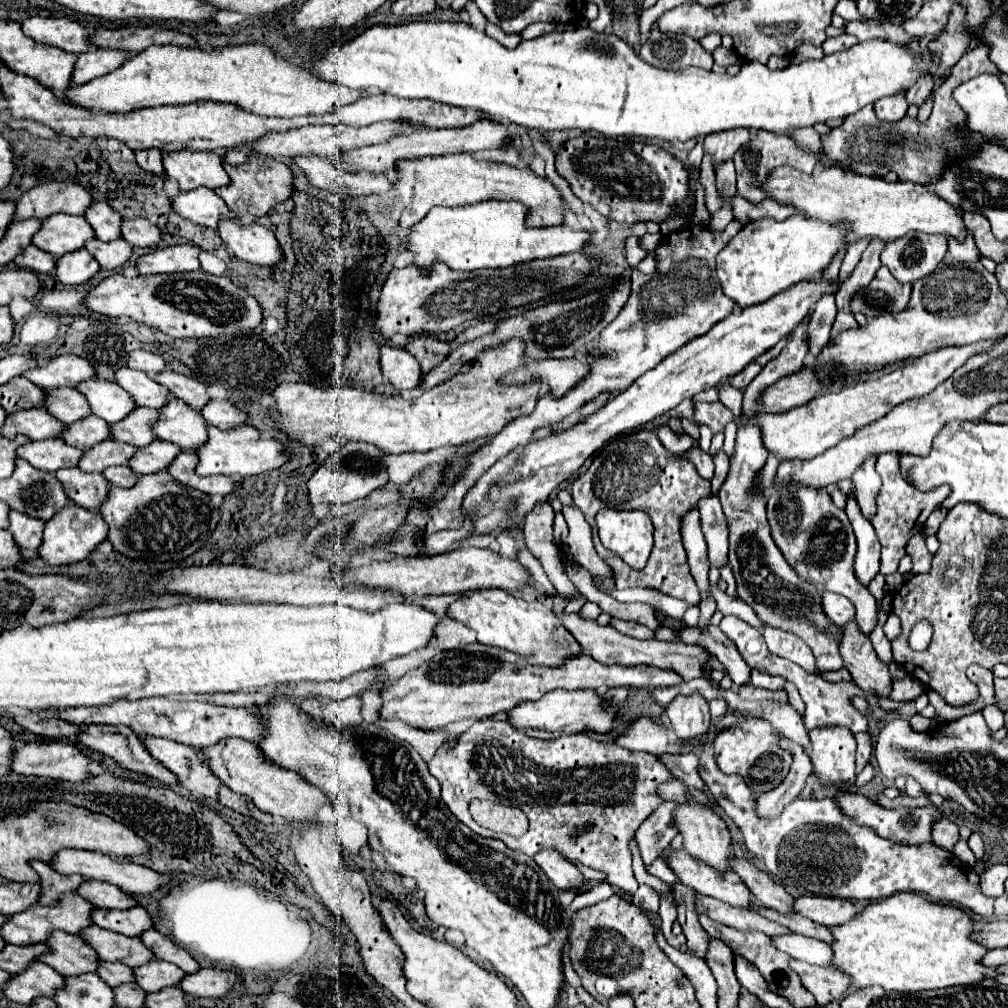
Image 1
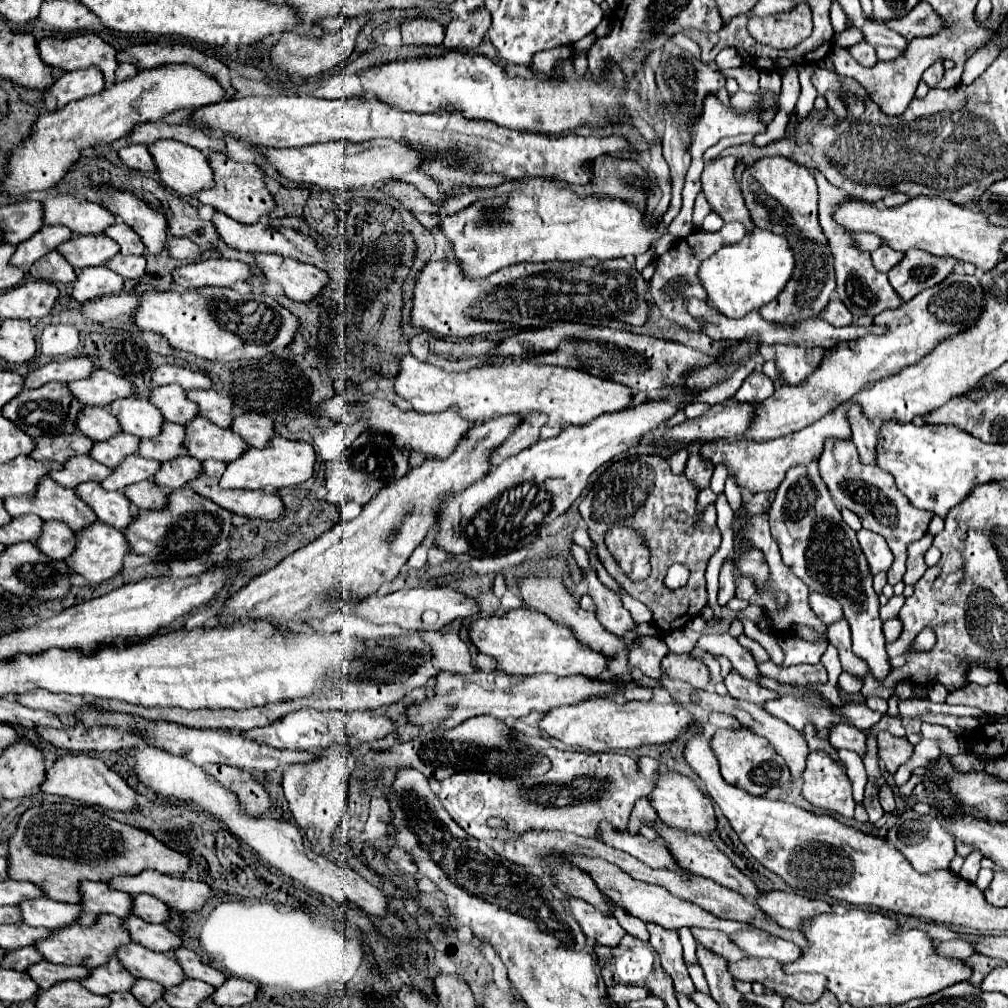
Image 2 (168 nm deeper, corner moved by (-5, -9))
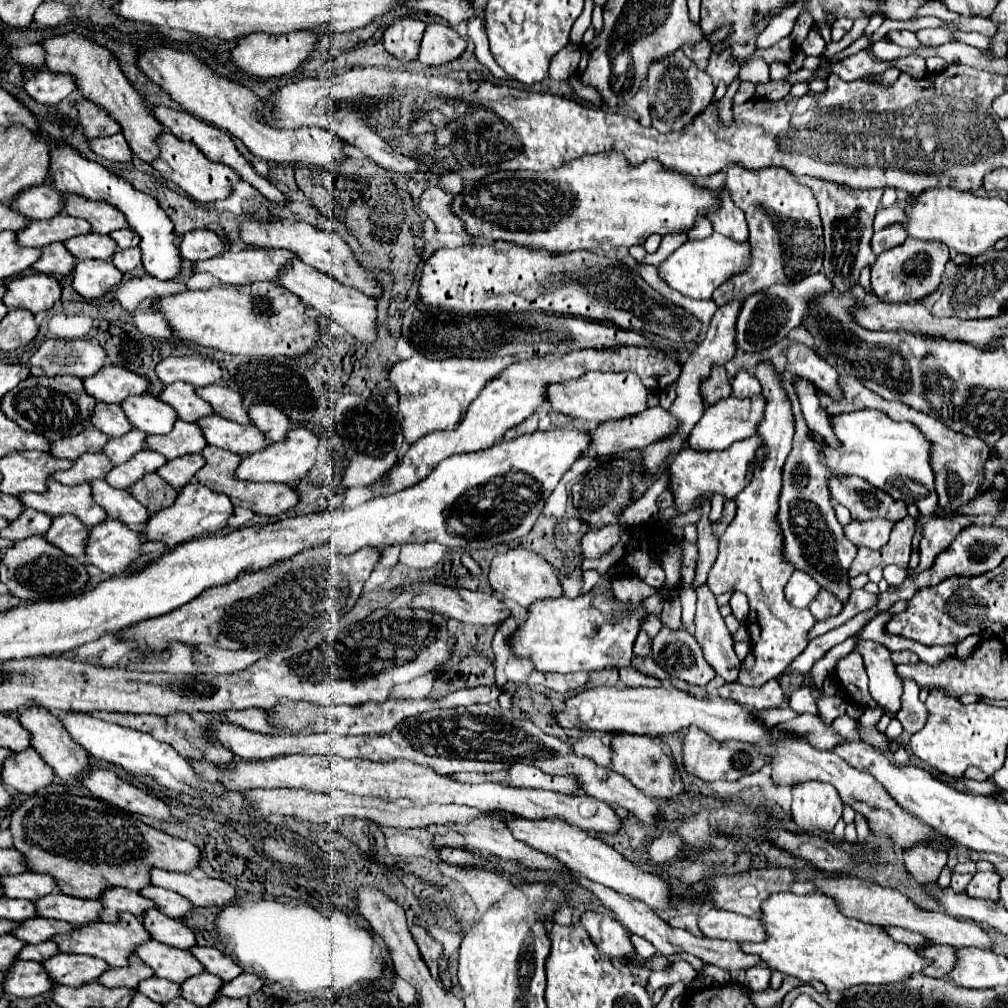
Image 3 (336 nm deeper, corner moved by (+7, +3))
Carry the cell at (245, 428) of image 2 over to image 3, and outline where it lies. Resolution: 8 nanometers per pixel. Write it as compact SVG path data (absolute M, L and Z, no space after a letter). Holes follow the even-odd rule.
M253 404L247 408L249 420L257 426L269 442L279 442L293 428L293 422L277 408L267 404Z

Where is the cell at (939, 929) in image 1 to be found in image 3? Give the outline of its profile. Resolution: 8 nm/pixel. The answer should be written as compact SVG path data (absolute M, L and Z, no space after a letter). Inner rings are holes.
M777 892L773 896L769 896L763 902L763 924L767 928L769 938L763 944L741 944L743 950L747 954L757 954L761 956L761 960L773 968L779 970L783 974L795 976L799 980L811 982L811 980L821 980L827 990L847 990L851 986L857 984L895 984L895 982L905 982L909 980L913 974L923 972L929 966L929 958L921 958L917 954L917 950L895 942L883 928L873 926L873 924L865 924L861 920L849 918L845 916L837 902L831 896L825 896L821 892L815 894L793 894L793 892Z

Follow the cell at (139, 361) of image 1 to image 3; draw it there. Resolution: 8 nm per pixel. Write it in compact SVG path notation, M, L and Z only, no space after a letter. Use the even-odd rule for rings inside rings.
M169 356L155 366L155 374L163 384L181 380L191 386L207 386L221 380L221 368L215 360L201 356Z

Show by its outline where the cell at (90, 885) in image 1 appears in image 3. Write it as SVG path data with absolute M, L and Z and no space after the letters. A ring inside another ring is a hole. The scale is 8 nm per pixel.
M147 886L143 890L139 890L141 896L149 898L155 902L155 908L159 912L163 912L165 916L169 918L181 918L189 912L191 904L187 898L183 898L181 894L177 892L171 892L171 890L165 890L165 888L157 888L157 886Z

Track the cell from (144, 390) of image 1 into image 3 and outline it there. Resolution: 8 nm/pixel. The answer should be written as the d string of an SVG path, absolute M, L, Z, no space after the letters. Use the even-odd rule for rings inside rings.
M173 382L163 386L159 396L165 404L169 404L177 416L185 422L195 422L197 418L203 418L205 414L211 414L211 406L195 394L195 388L185 382Z

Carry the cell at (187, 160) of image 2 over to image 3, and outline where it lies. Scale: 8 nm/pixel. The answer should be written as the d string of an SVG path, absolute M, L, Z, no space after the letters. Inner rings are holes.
M67 32L67 34L43 40L41 48L45 52L45 66L51 72L73 74L79 84L79 92L85 98L99 102L99 106L109 110L109 114L113 114L113 118L121 122L123 136L131 146L133 154L137 154L141 160L149 164L161 156L161 150L157 148L159 146L157 138L163 134L163 126L157 122L157 118L153 118L153 114L149 114L149 108L143 106L139 94L133 90L129 80L121 74L115 56L105 46L95 44L93 40L89 40L79 32Z

